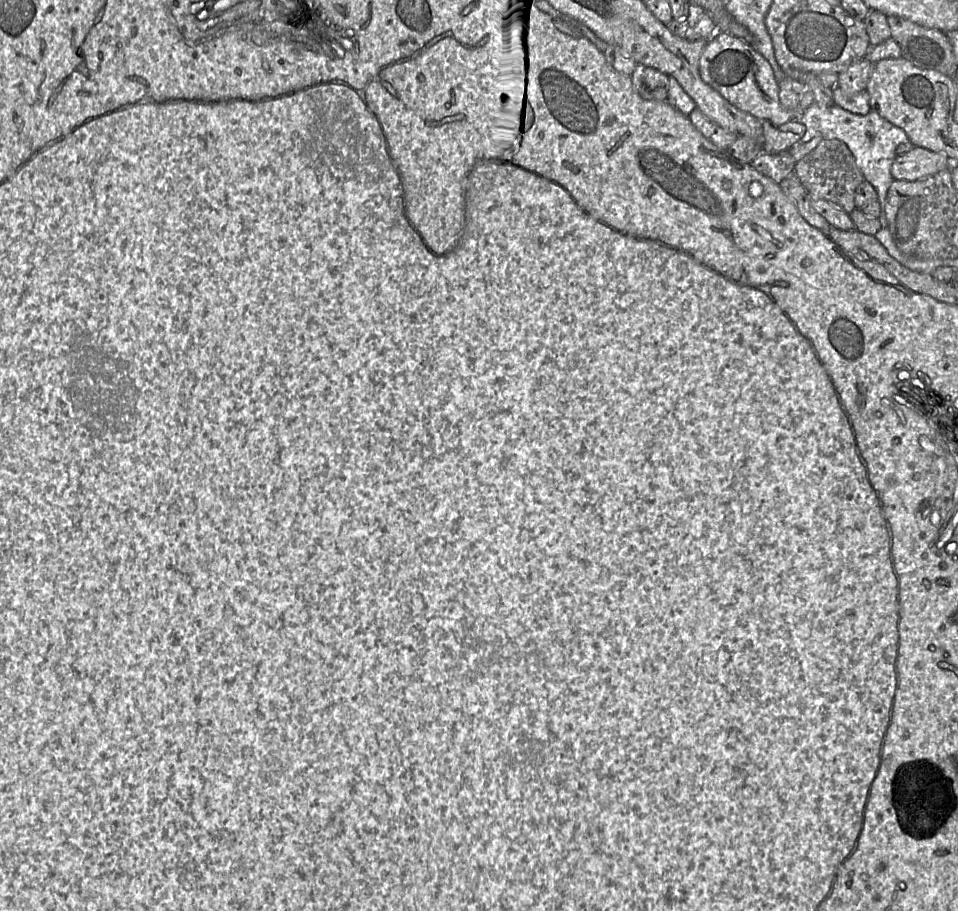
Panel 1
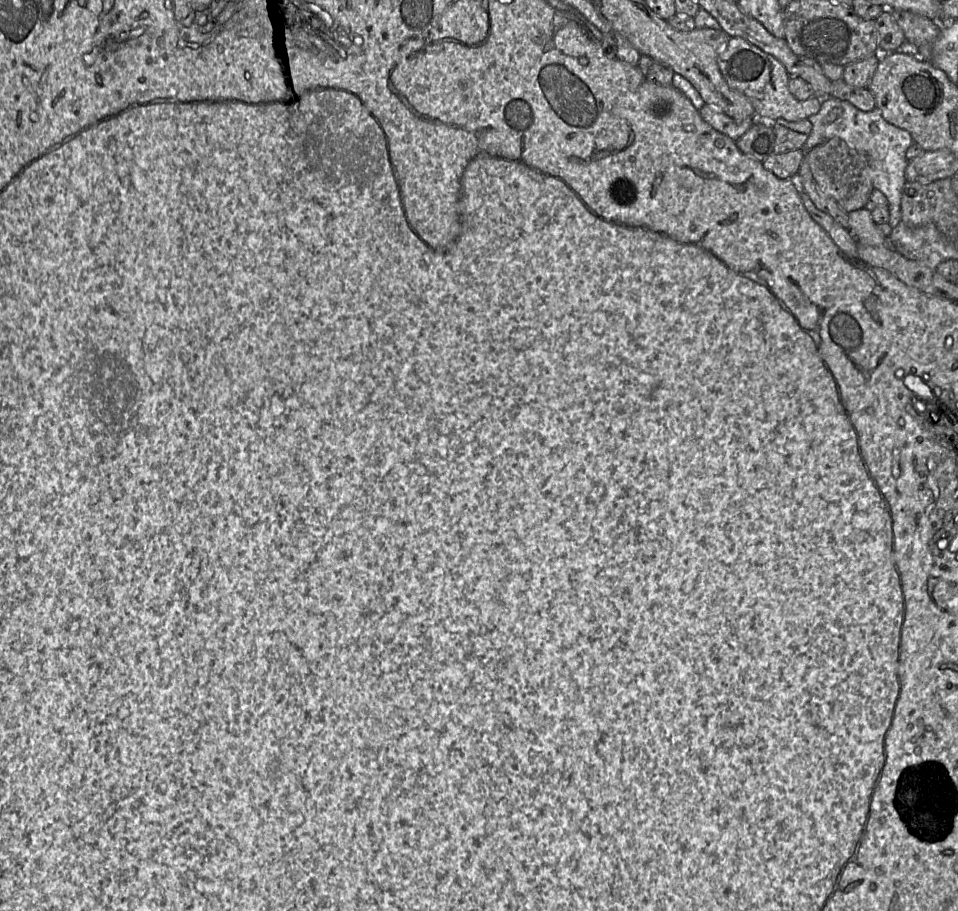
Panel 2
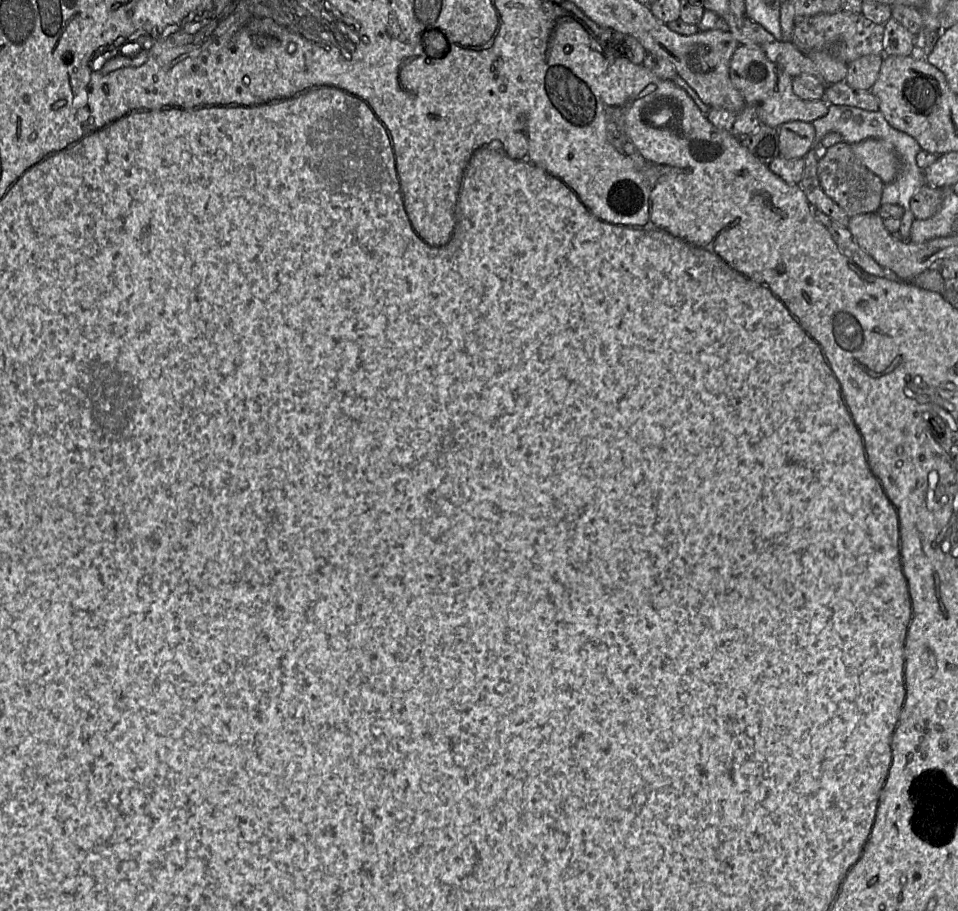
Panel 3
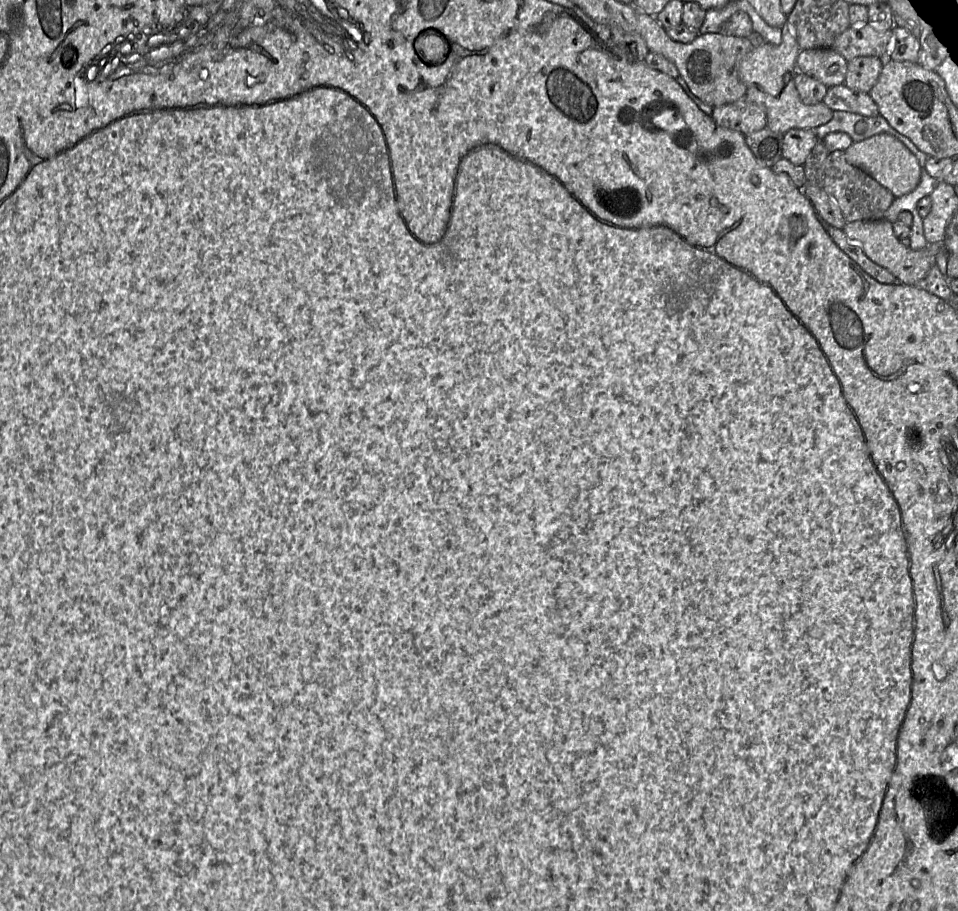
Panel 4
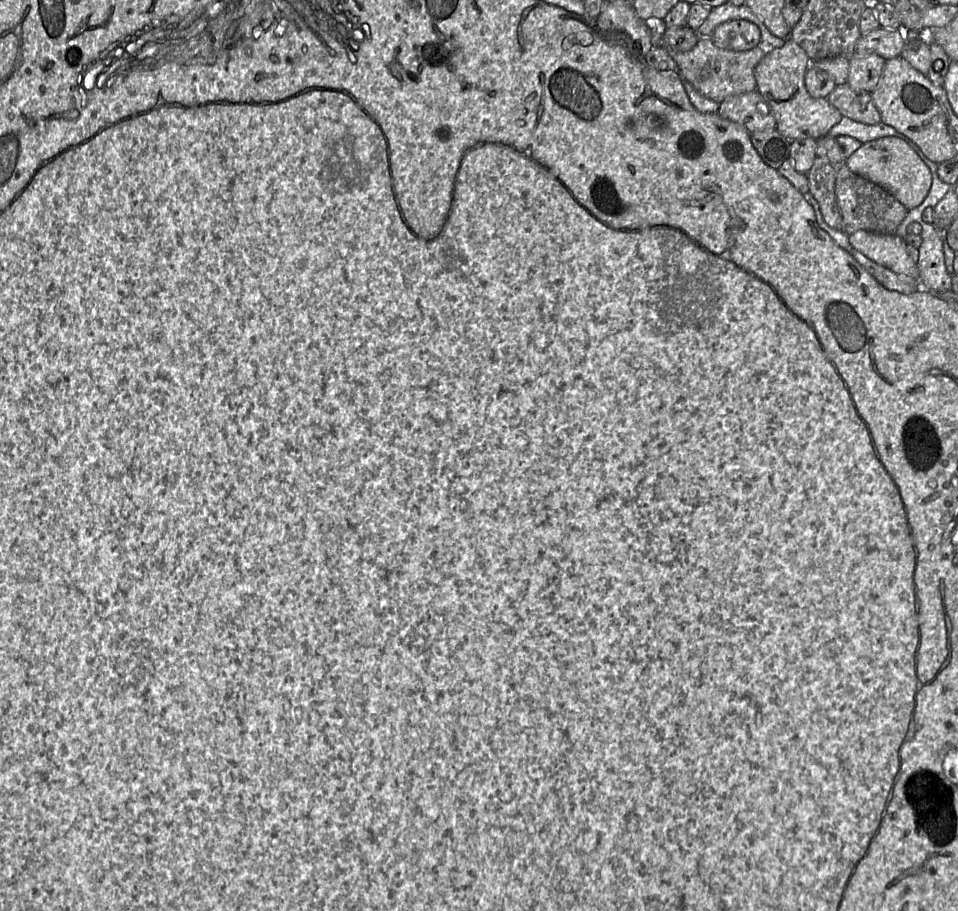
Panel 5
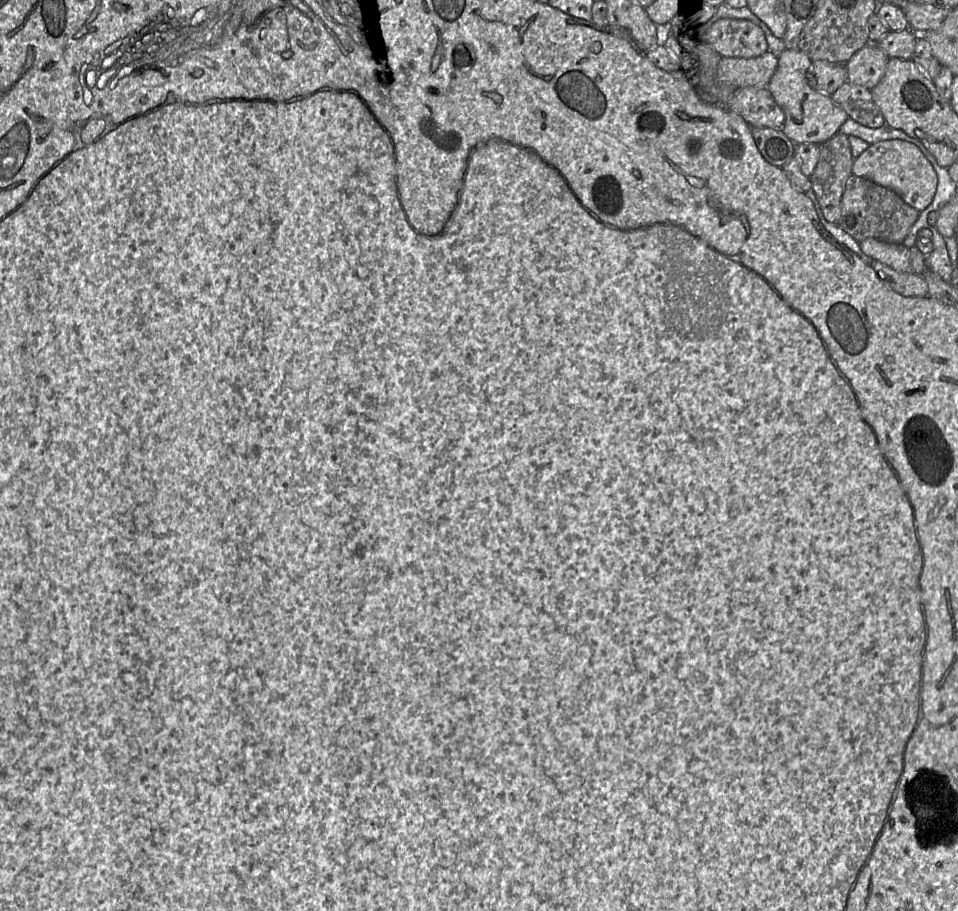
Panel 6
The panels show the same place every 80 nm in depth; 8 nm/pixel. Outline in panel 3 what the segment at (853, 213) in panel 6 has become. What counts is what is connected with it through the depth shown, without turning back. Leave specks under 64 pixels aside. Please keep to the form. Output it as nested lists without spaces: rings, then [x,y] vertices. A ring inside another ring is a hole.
[[[846,142],[837,143],[820,153],[817,173],[824,193],[836,202],[849,218],[866,213],[877,213],[882,205],[884,183],[854,154]]]

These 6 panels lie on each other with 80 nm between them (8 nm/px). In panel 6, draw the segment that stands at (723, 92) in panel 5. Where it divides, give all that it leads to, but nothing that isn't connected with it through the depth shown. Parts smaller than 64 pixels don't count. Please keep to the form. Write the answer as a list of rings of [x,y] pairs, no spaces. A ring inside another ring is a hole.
[[[771,51],[754,58],[723,57],[716,62],[716,78],[722,84],[735,87],[767,88],[778,65],[778,58]]]

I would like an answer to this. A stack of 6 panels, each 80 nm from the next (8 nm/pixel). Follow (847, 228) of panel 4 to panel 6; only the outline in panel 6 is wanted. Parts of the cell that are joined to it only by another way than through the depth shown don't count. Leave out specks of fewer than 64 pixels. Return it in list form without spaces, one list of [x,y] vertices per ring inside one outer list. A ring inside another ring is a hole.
[[[867,238],[858,242],[861,250],[867,256],[877,260],[897,272],[912,272],[909,258],[909,248],[904,244],[892,244]]]

